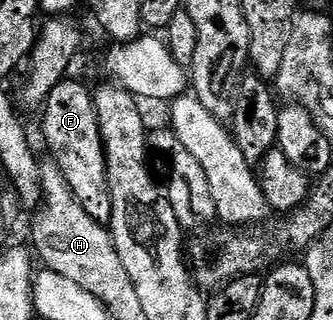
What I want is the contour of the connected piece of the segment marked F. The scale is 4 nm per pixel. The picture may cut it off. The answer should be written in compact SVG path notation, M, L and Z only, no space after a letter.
M67 79L50 92L44 106L46 118L42 121L42 133L50 144L53 160L64 171L74 194L92 219L109 223L112 219L112 195L106 166L106 152L98 111L94 106L93 92L78 81Z

